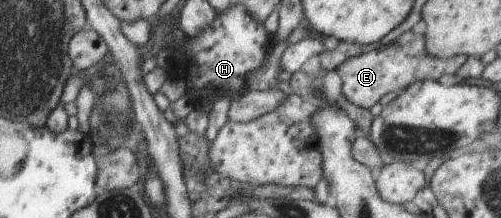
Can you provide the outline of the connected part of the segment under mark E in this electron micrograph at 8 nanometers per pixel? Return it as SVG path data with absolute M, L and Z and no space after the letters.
M410 31L404 32L392 43L378 50L347 59L337 67L335 73L338 79L342 79L341 92L348 101L368 109L378 103L386 93L392 91L399 93L417 82L424 82L424 79L439 81L442 75L456 73L467 59L466 55L456 55L450 59L432 57L428 55L425 35Z

